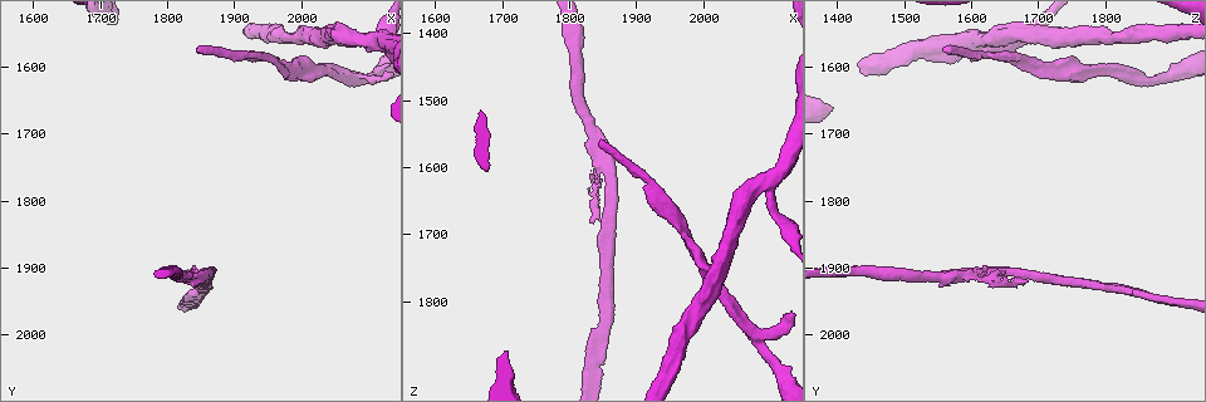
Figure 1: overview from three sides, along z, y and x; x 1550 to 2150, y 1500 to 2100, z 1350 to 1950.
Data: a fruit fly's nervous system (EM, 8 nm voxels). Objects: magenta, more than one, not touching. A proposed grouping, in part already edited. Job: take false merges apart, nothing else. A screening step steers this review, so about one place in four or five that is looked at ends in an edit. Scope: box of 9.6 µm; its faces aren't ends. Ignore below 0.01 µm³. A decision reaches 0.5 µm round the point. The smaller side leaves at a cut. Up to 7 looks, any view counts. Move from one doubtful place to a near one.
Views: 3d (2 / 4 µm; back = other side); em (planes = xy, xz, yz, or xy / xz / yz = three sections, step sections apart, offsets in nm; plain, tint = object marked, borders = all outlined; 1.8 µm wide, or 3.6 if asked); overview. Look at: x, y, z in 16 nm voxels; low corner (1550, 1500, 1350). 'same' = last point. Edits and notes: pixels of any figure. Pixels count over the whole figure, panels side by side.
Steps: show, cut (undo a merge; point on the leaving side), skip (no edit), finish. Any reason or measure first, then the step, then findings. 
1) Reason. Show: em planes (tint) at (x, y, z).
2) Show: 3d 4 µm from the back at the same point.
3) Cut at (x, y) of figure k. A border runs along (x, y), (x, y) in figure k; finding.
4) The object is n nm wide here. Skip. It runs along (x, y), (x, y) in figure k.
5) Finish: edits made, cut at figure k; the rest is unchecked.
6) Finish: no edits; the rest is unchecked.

Two arms in line, one across. Show: em 3.6 µm planes (tint) at (2075, 1620, 1850).

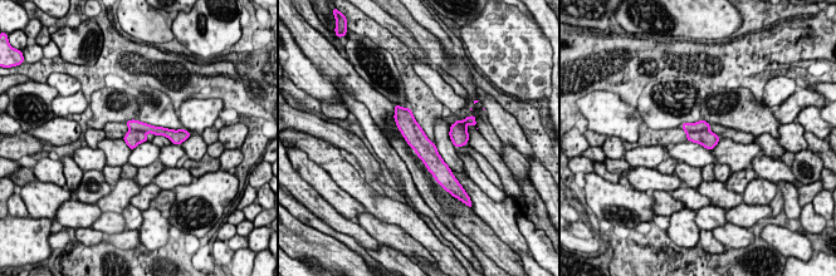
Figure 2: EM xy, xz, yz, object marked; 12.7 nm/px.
Cut at (699, 126) of figure 2. A border runs along (708, 128), (687, 133) in figure 2; a second neuron is stuck on.

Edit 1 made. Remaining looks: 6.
Show: overview.

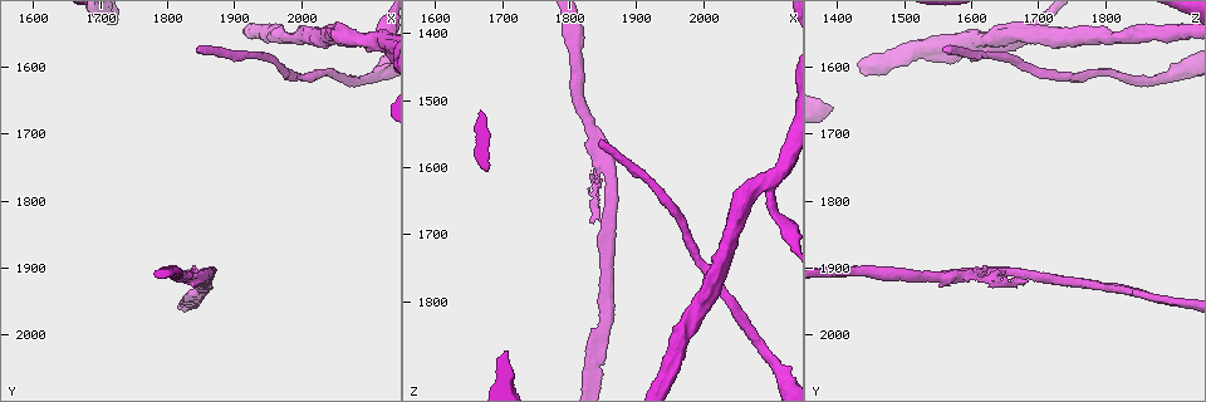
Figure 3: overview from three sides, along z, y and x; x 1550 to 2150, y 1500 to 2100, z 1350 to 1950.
Thick turns thin. Show: 3d 2 µm from the back at (2095, 1555, 1625).

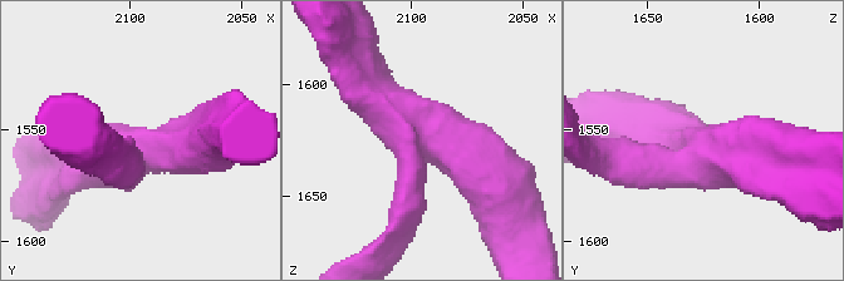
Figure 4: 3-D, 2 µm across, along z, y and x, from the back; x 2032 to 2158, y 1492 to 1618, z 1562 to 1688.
Show: em xy step 16 (tint) at (2097, 1558, 1622).

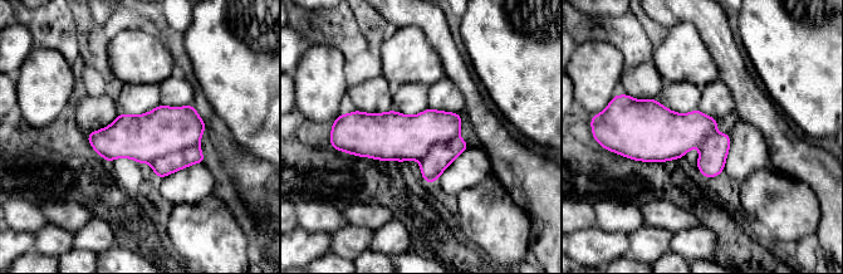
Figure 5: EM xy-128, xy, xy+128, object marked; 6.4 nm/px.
Show: em planes (tint) at the same point.

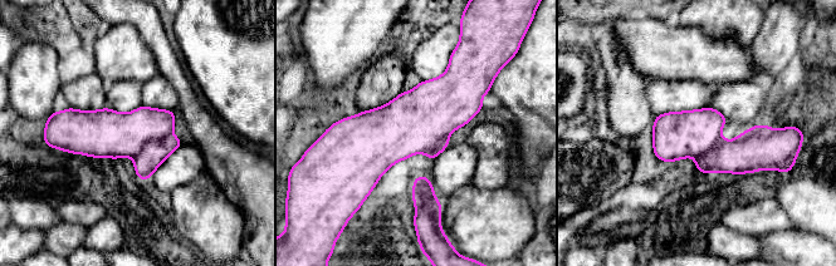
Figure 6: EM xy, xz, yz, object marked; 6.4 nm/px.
Skip. Continuous, no second neuron.

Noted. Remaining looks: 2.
Closes a loop. Show: em xz step 8 (tint) at (1835, 1920, 1655).

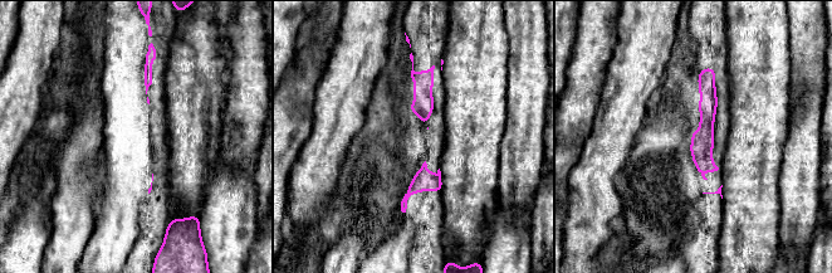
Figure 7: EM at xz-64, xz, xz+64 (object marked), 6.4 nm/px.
Another direction. Show: em planes (tint) at the same point.

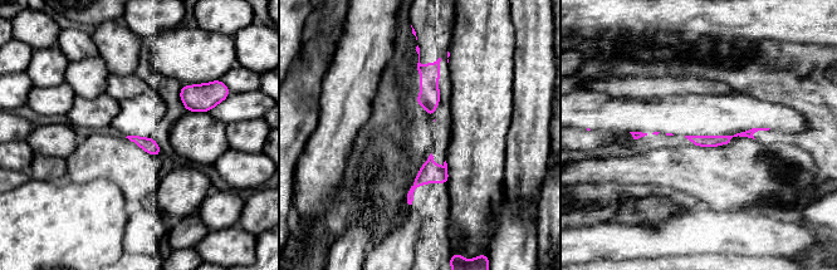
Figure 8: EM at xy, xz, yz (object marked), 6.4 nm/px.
Skip. Continuous, no second neuron.

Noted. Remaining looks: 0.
Finish: edits made, cut at figure 2; the rest is unchecked.

